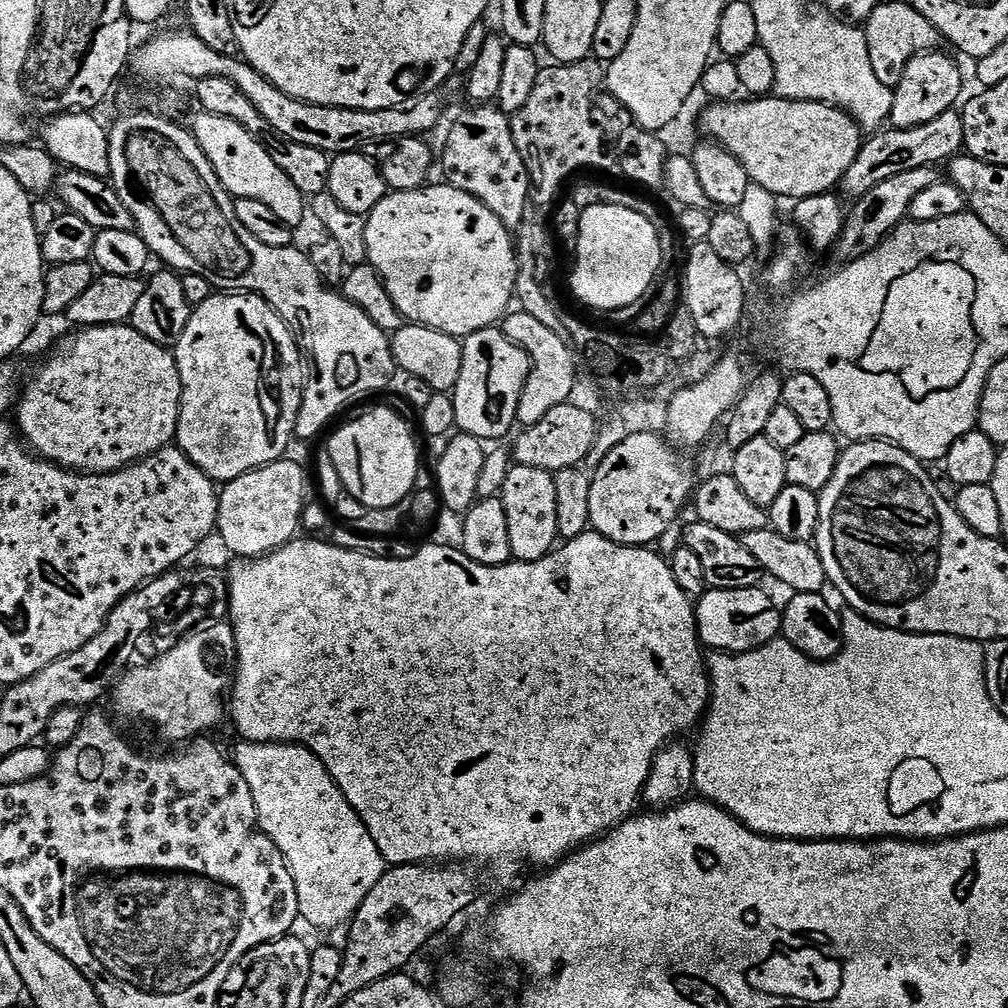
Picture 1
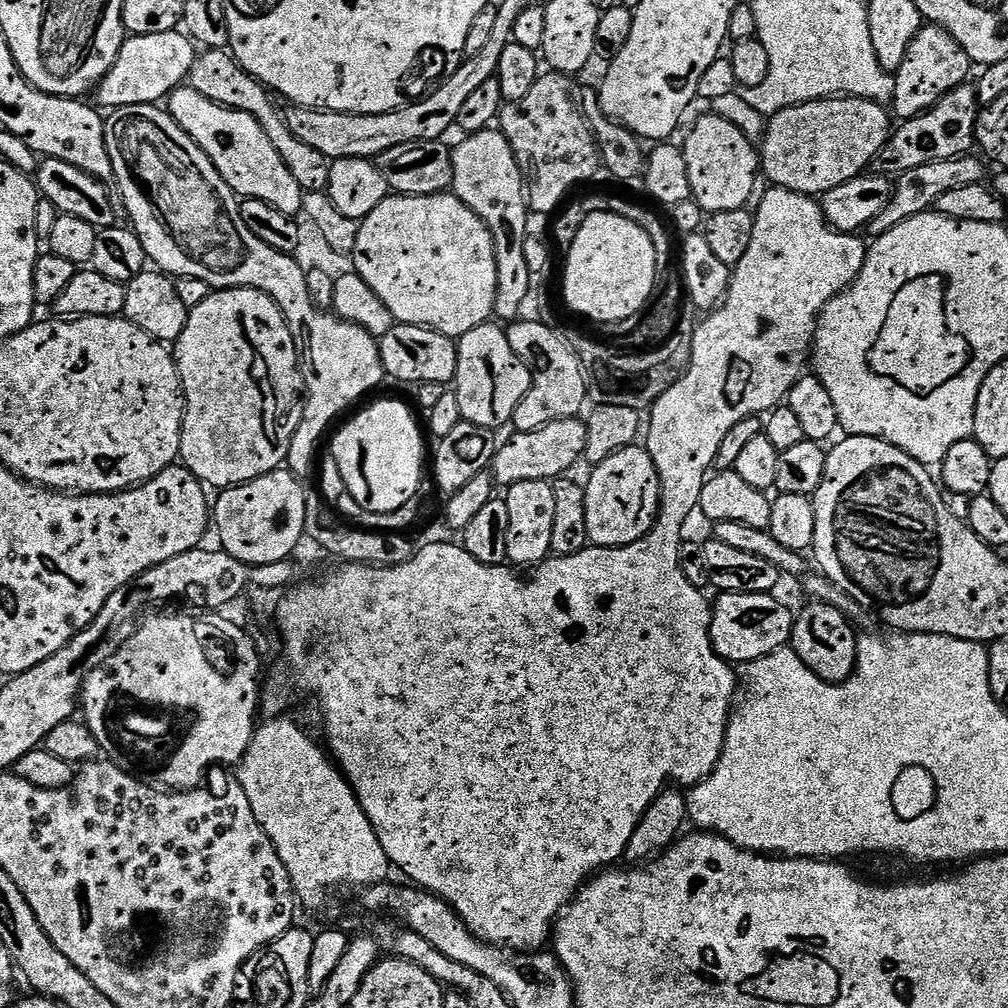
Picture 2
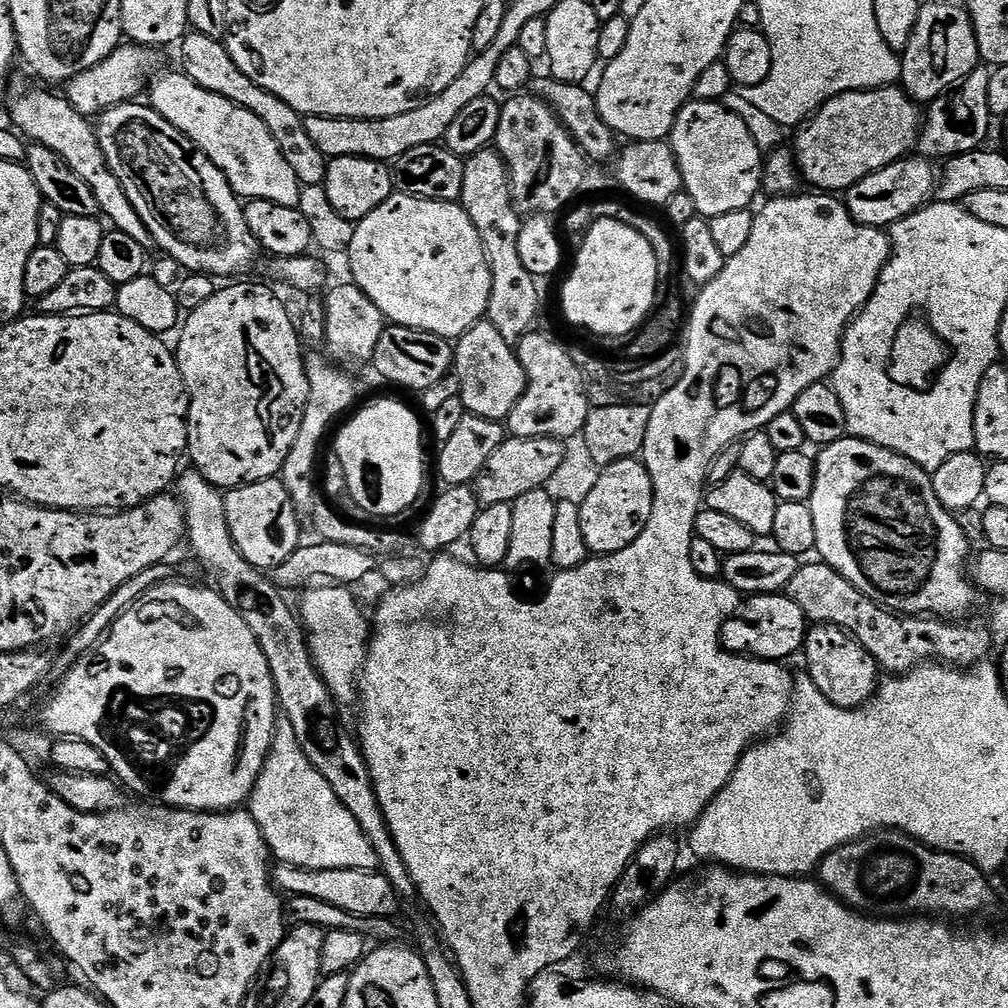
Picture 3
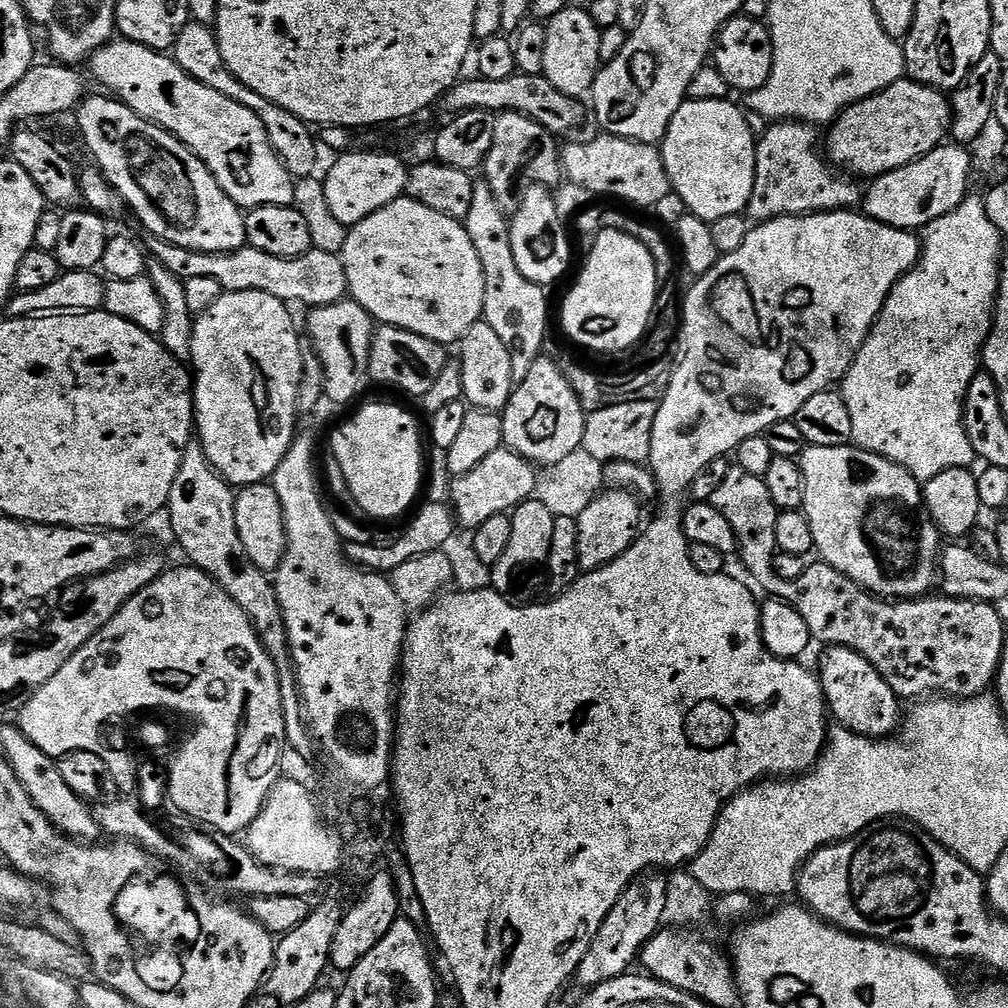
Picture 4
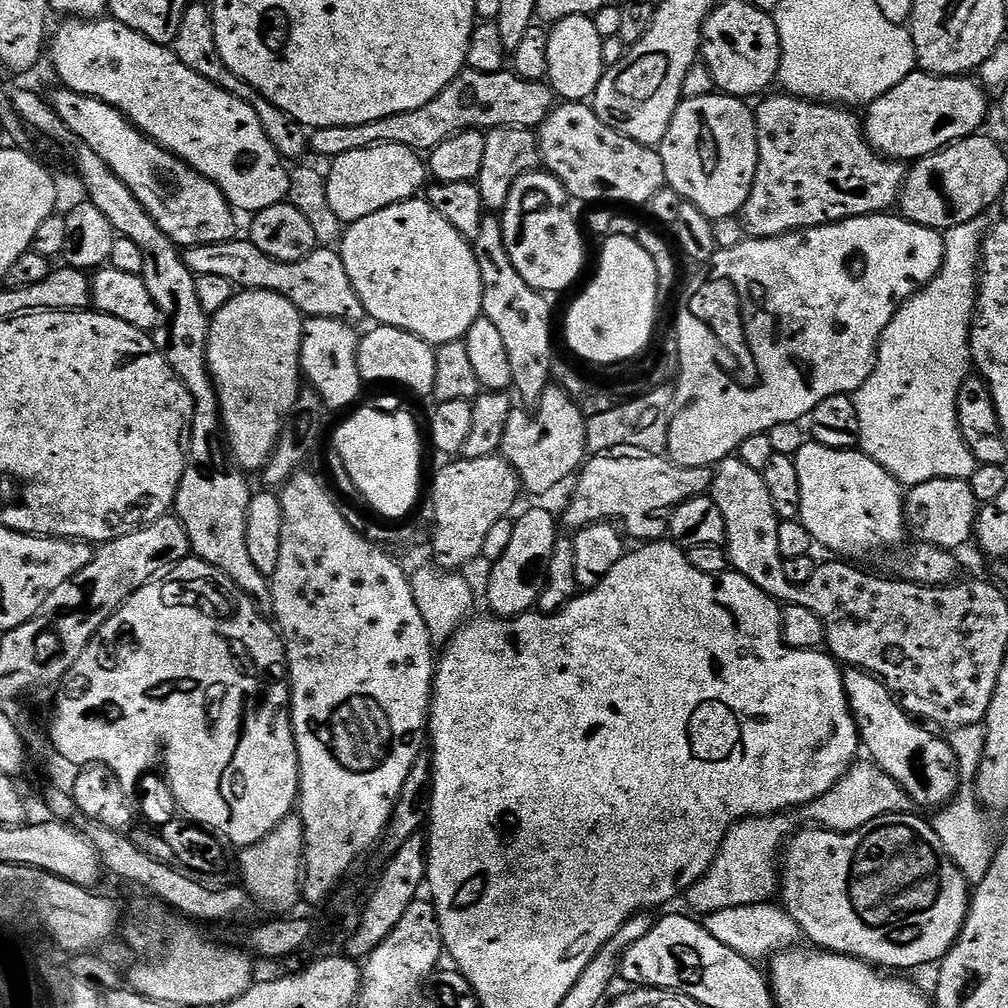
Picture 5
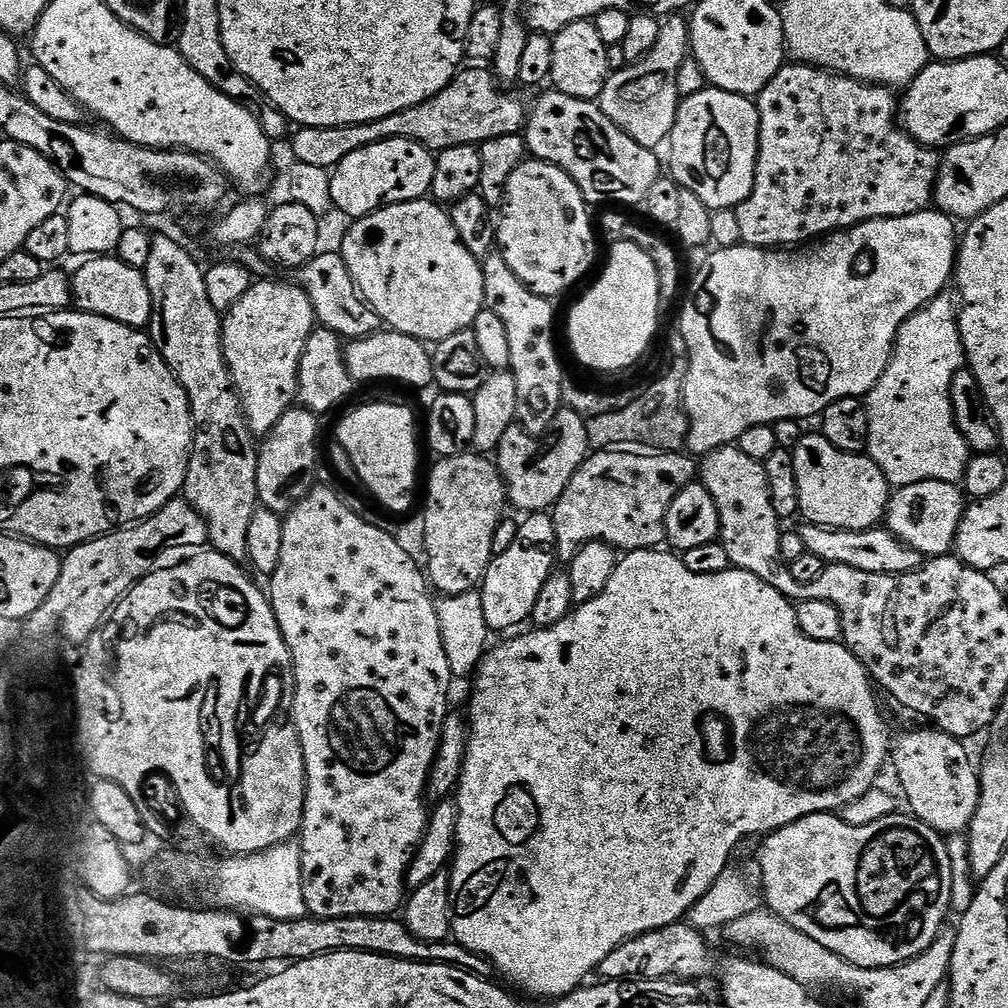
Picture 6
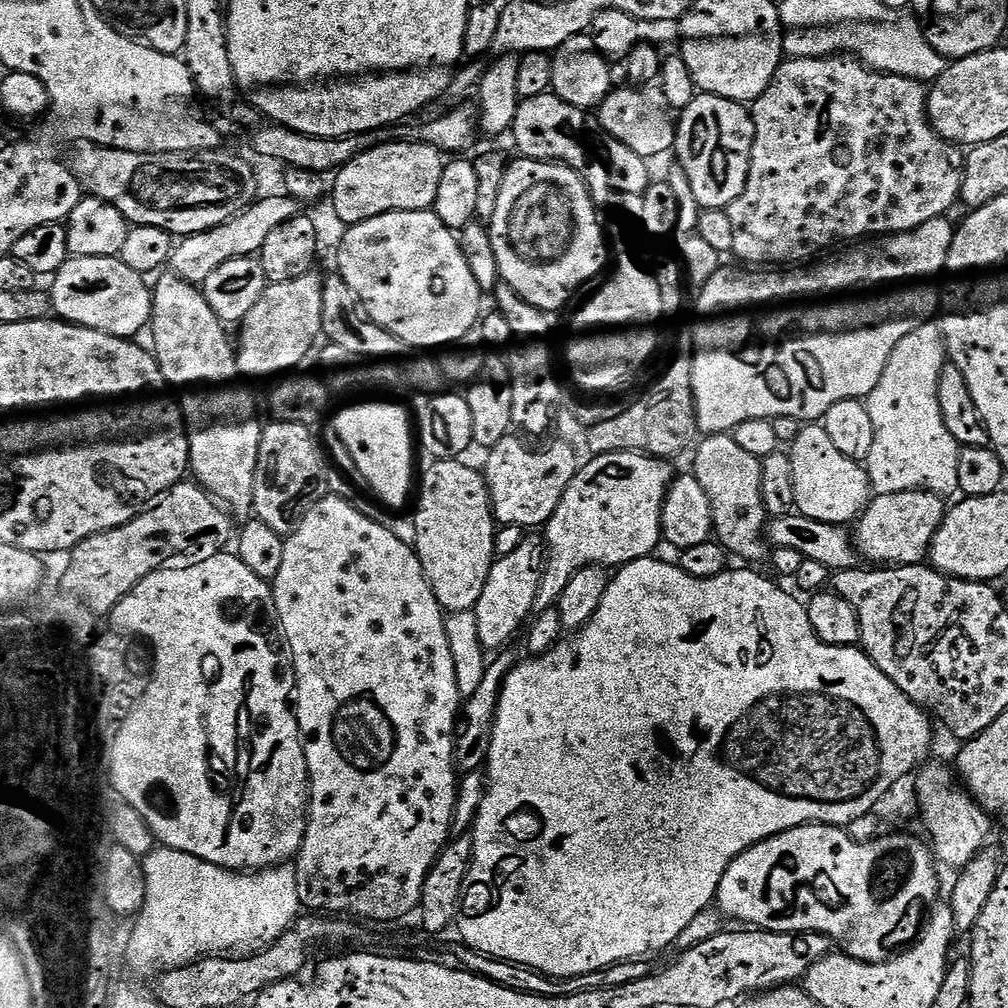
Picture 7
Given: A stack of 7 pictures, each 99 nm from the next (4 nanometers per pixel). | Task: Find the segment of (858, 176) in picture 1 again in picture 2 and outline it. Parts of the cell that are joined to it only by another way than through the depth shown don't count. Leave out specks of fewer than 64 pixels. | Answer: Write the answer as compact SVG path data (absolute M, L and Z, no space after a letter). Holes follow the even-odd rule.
M971 83L958 85L953 92L947 92L933 108L903 121L888 137L888 145L876 155L871 171L876 174L899 174L926 166L926 162L942 162L969 155L976 144L976 119L980 116L981 107L976 89Z

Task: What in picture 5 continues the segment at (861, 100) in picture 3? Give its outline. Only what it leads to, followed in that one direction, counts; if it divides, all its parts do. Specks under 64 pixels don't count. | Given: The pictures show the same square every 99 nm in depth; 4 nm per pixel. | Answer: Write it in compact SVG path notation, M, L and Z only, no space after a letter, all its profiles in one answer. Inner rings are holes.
M923 70L910 73L894 90L867 105L868 117L865 115L862 123L868 145L890 160L915 162L979 133L988 116L990 96L973 80L967 75L934 76Z

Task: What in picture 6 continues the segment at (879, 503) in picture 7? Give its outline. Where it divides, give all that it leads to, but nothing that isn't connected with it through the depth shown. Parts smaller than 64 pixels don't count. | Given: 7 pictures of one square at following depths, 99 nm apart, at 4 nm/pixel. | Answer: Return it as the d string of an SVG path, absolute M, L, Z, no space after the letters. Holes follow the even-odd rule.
M937 480L914 482L905 488L896 488L889 495L886 527L907 548L919 552L921 557L947 556L956 543L965 507L965 493L955 484Z

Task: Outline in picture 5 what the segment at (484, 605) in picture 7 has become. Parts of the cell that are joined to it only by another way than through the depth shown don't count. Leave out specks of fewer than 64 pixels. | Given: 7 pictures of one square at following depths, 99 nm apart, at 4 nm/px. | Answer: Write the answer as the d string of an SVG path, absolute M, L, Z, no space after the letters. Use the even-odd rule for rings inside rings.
M528 508L514 520L514 535L510 538L510 546L506 546L506 554L494 561L490 574L489 592L486 603L491 611L501 618L520 616L523 612L531 612L537 607L540 588L532 581L536 567L547 565L550 554L554 554L554 546L558 539L556 520L544 508Z

